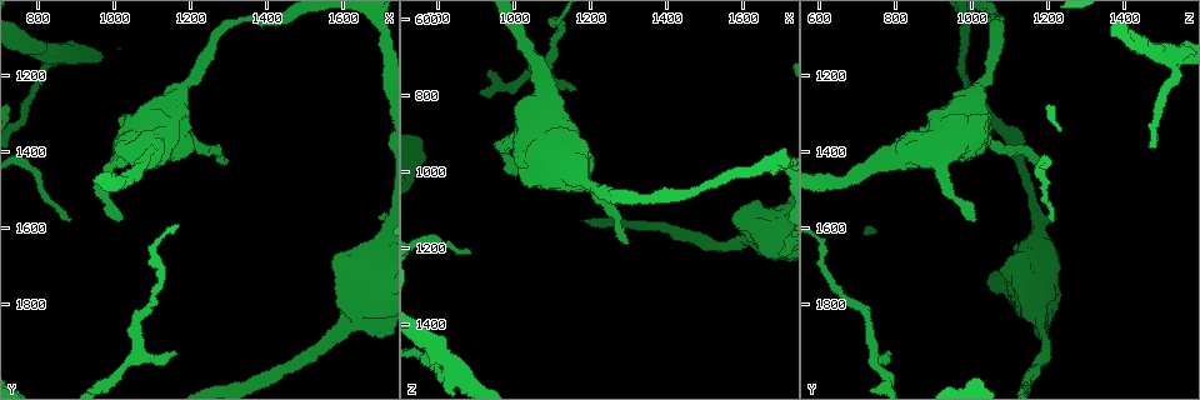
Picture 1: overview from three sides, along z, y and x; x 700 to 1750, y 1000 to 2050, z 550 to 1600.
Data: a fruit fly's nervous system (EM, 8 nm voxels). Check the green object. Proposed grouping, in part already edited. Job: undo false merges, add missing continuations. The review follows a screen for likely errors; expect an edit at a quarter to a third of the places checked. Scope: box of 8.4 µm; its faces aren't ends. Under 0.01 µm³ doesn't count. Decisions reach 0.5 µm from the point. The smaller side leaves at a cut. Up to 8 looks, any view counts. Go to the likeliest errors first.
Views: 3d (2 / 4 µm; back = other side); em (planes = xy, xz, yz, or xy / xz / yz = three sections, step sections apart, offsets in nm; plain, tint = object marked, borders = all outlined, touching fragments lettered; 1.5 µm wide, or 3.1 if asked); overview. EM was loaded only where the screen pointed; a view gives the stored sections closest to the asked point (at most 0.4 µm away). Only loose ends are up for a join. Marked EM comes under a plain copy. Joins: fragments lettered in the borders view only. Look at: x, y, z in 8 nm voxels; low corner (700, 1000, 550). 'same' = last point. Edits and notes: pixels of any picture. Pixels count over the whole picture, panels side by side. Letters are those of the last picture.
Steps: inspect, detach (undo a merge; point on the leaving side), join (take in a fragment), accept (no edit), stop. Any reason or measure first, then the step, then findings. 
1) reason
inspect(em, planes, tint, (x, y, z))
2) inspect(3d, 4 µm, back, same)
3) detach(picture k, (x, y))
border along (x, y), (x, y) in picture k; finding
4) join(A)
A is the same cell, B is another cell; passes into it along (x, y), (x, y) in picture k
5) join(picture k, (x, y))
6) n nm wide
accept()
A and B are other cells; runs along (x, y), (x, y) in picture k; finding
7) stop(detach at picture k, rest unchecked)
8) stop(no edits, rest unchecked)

thick turns thin
inspect(3d, 4 µm, (1210, 1370, 1055))

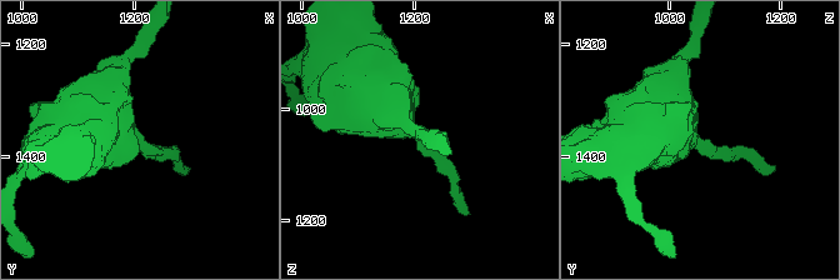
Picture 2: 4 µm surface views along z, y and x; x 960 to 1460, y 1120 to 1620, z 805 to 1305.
need the tissue
inspect(em, planes, tint, (1215, 1375, 1050))

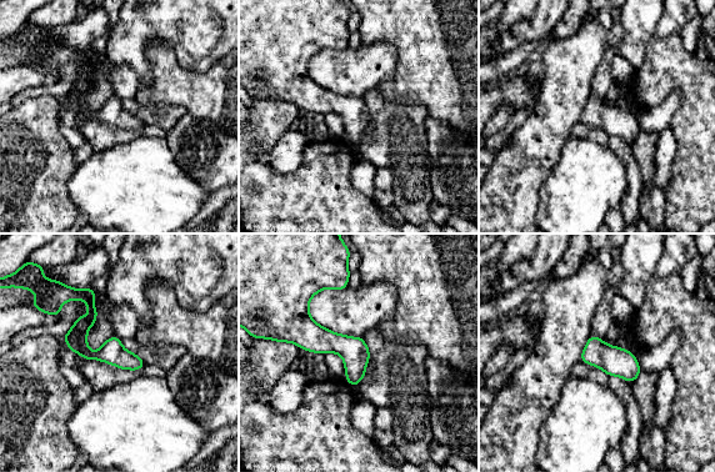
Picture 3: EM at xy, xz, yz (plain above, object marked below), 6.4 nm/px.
see the neighbours
inspect(em, planes, borders, same)

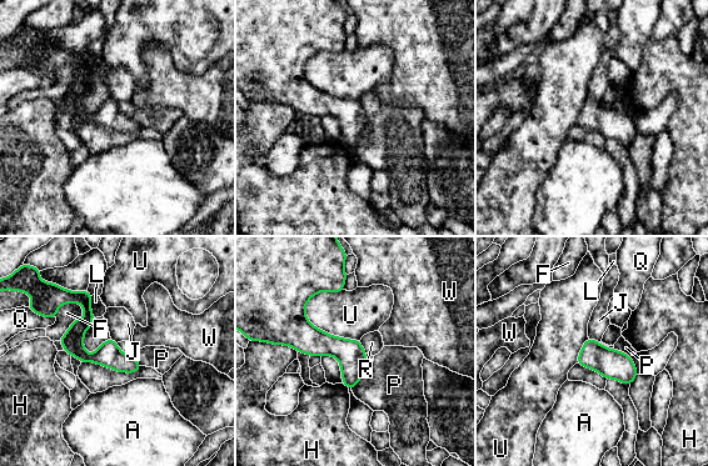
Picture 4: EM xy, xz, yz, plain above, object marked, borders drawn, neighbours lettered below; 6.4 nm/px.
accept()
A, F, H, J, L, P, Q, R, U and W are other cells; border along (359, 341), (367, 352) in picture 4; one cell here

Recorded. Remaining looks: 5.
tapers out
inspect(em, xz, step 8, tint, (1155, 1920, 785))

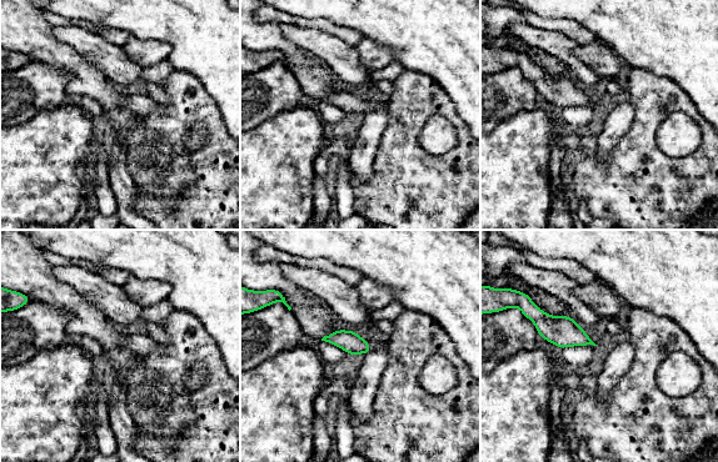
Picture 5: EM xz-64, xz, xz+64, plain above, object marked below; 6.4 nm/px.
inspect(em, planes, borders, same)

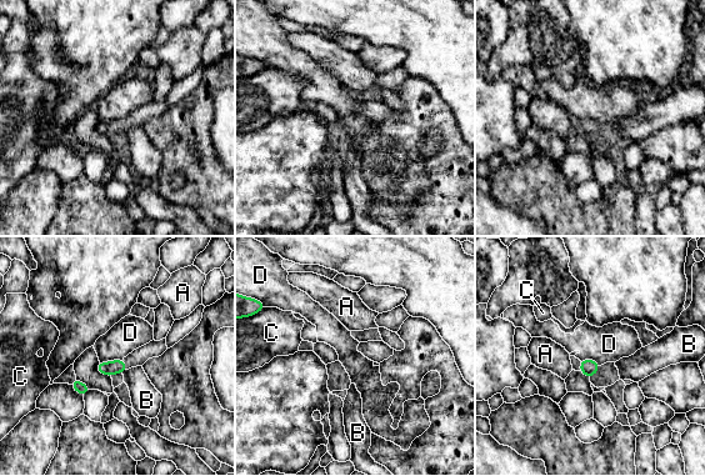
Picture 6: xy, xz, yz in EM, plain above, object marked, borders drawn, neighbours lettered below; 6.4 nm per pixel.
90 nm wide
accept()
A, B, C and D are other cells; border along (123, 357), (100, 362) in picture 6; no lettered fragment goes on from it

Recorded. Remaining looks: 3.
branch stops here
inspect(em, xy, step 4, tint, (1015, 1415, 975))

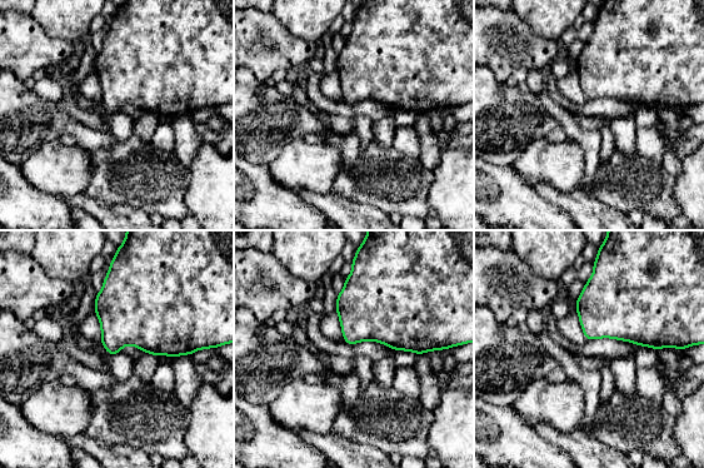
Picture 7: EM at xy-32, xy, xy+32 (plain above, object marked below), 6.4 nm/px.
inspect(em, planes, borders, same)

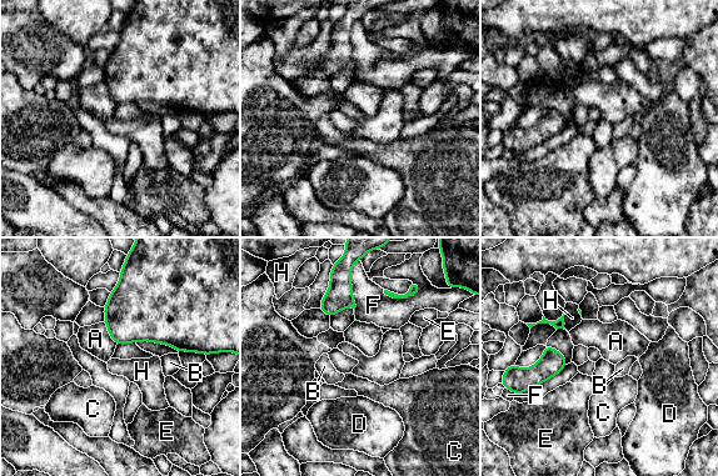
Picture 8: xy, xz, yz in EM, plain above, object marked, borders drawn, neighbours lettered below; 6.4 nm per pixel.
F touches over 260 nm
accept()
A, B, C, D, E, F and H are other cells; none of them fits

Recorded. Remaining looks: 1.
stop(no edits, rest unchecked)

